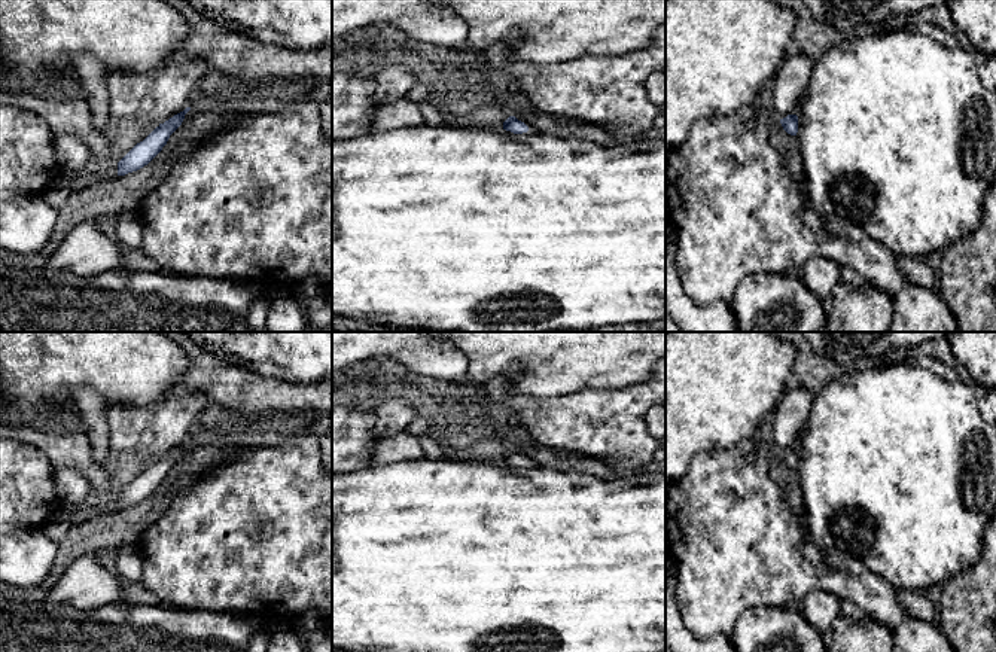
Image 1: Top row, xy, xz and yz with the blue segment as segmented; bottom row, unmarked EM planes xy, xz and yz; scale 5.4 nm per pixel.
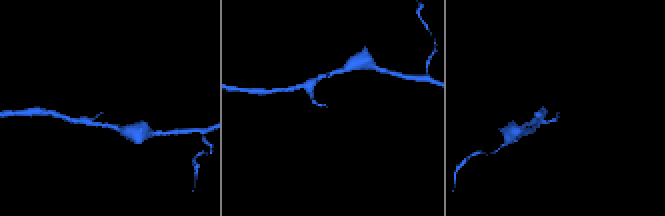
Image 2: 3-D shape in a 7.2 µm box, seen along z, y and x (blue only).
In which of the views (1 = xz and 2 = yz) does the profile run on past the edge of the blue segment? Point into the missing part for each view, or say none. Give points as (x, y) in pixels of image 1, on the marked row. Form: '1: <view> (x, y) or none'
1: none
2: none

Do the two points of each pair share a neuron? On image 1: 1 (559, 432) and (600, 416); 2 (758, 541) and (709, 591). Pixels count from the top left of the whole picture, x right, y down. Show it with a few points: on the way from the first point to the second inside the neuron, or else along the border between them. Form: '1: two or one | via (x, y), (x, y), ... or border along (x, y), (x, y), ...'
1: one | via (569, 422), (590, 422)
2: one | via (748, 553), (721, 579)

